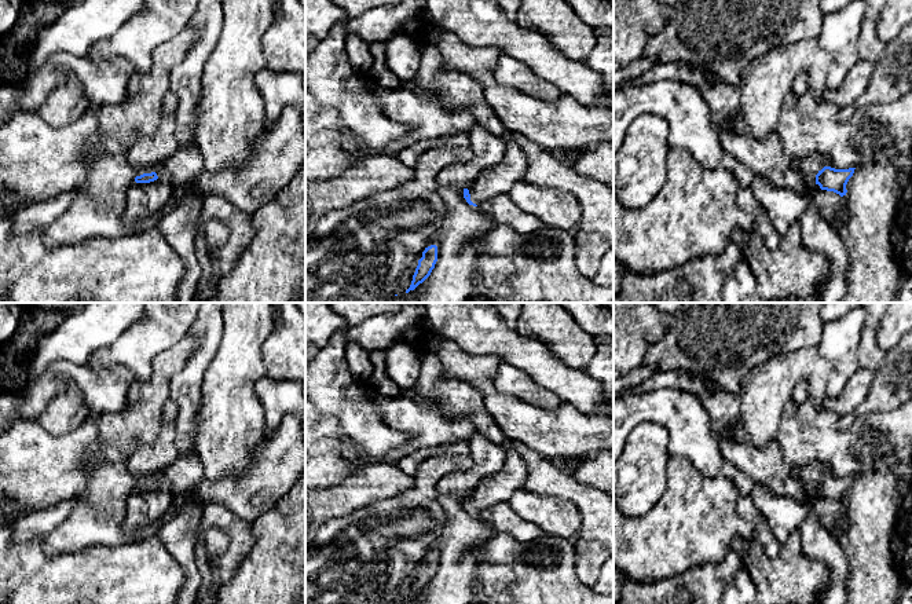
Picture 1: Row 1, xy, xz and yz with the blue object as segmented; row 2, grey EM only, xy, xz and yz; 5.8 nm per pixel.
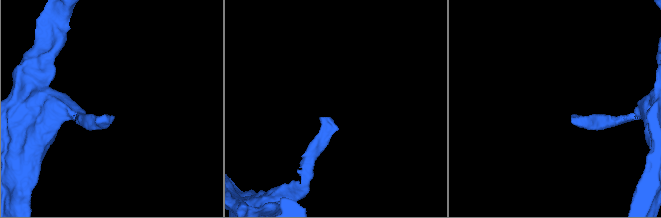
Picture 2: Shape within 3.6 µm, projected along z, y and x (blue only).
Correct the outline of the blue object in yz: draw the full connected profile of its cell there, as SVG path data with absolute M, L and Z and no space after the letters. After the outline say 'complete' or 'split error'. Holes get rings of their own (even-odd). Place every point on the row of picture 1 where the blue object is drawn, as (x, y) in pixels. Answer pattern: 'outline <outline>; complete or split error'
outline M812 154L803 158L794 158L794 169L801 172L806 184L818 184L821 190L834 191L840 197L846 195L846 184L856 168L835 169L825 166L823 155Z; split error

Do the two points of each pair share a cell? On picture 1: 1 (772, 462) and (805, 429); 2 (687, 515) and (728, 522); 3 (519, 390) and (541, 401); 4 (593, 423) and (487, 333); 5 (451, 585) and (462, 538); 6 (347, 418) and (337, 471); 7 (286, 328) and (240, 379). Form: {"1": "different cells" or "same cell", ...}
{"1": "different cells", "2": "same cell", "3": "same cell", "4": "different cells", "5": "same cell", "6": "same cell", "7": "different cells"}

